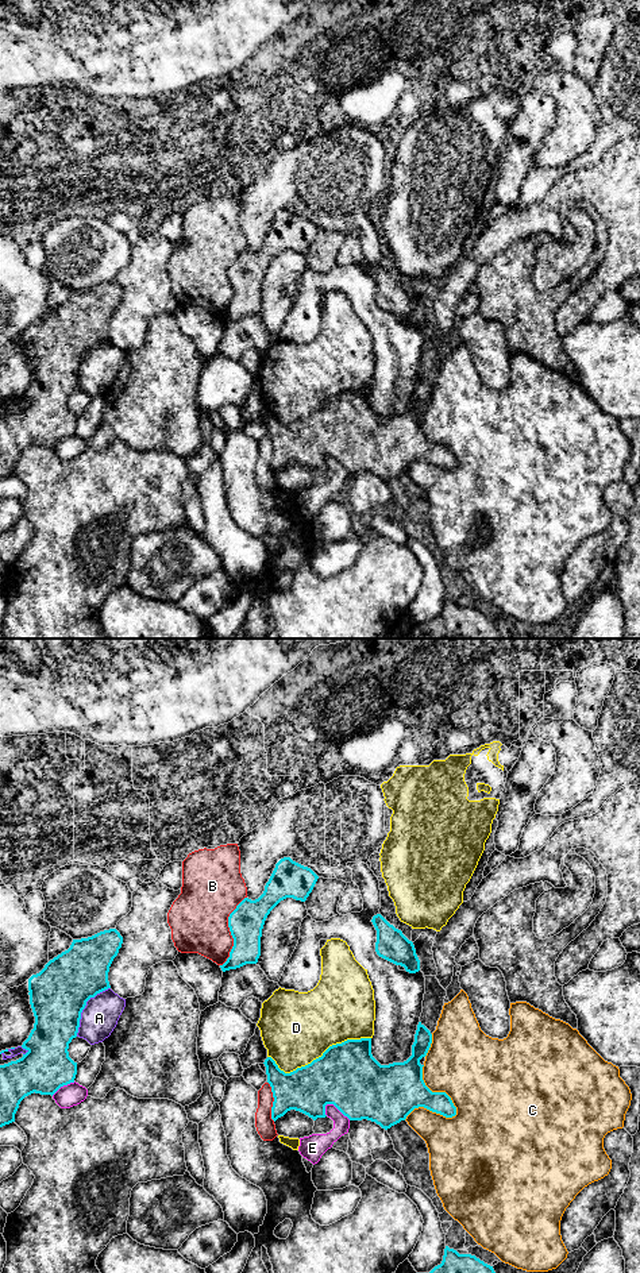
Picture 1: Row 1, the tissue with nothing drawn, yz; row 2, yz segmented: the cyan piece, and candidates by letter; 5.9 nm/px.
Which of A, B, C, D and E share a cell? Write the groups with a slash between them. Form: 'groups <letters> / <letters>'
groups A / B / C / D / E

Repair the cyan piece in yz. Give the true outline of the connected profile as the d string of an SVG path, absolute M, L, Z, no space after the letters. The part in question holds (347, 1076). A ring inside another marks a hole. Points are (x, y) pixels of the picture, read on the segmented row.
M419 1022L412 1056L404 1062L381 1065L371 1054L371 1038L347 1039L329 1046L311 1064L285 1073L271 1057L265 1060L267 1083L273 1092L271 1119L275 1122L288 1111L300 1111L313 1120L325 1118L325 1106L334 1104L350 1120L367 1119L388 1130L405 1120L419 1107L446 1118L456 1115L456 1107L446 1092L432 1092L423 1080L420 1060L432 1044L431 1031Z

